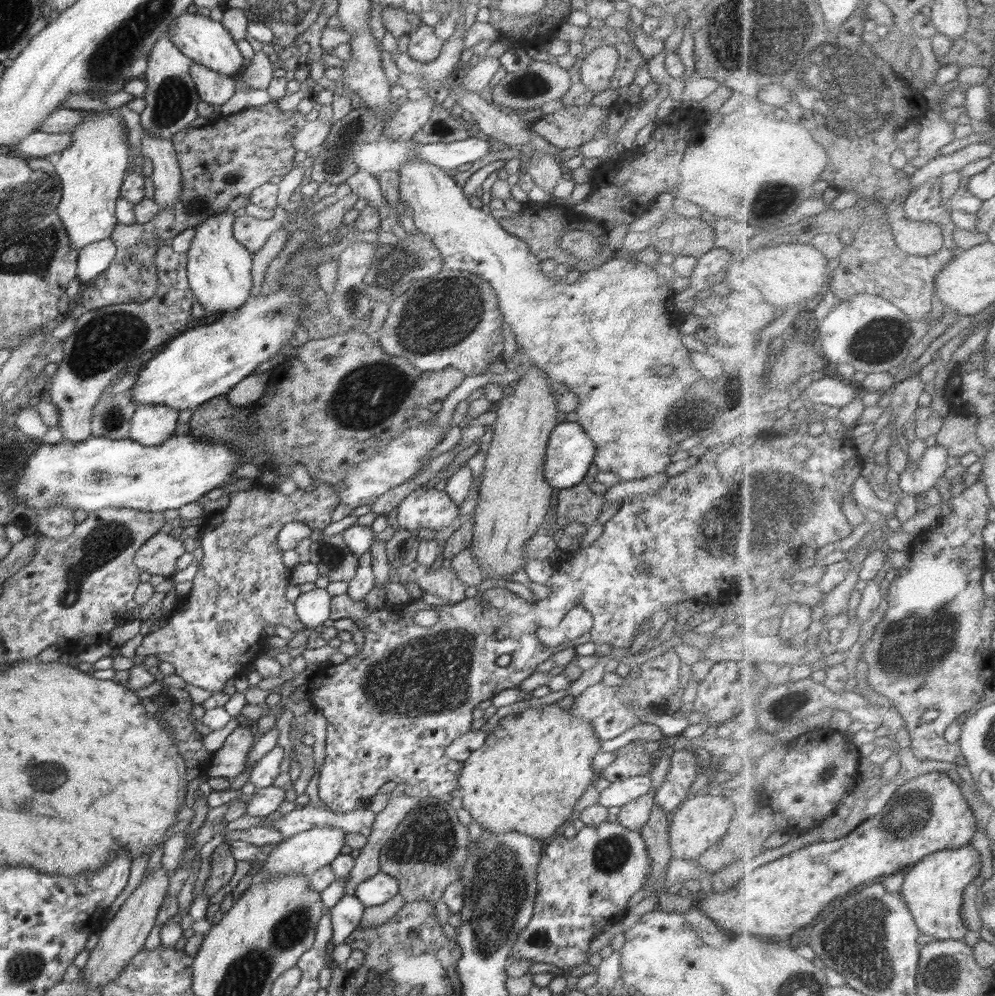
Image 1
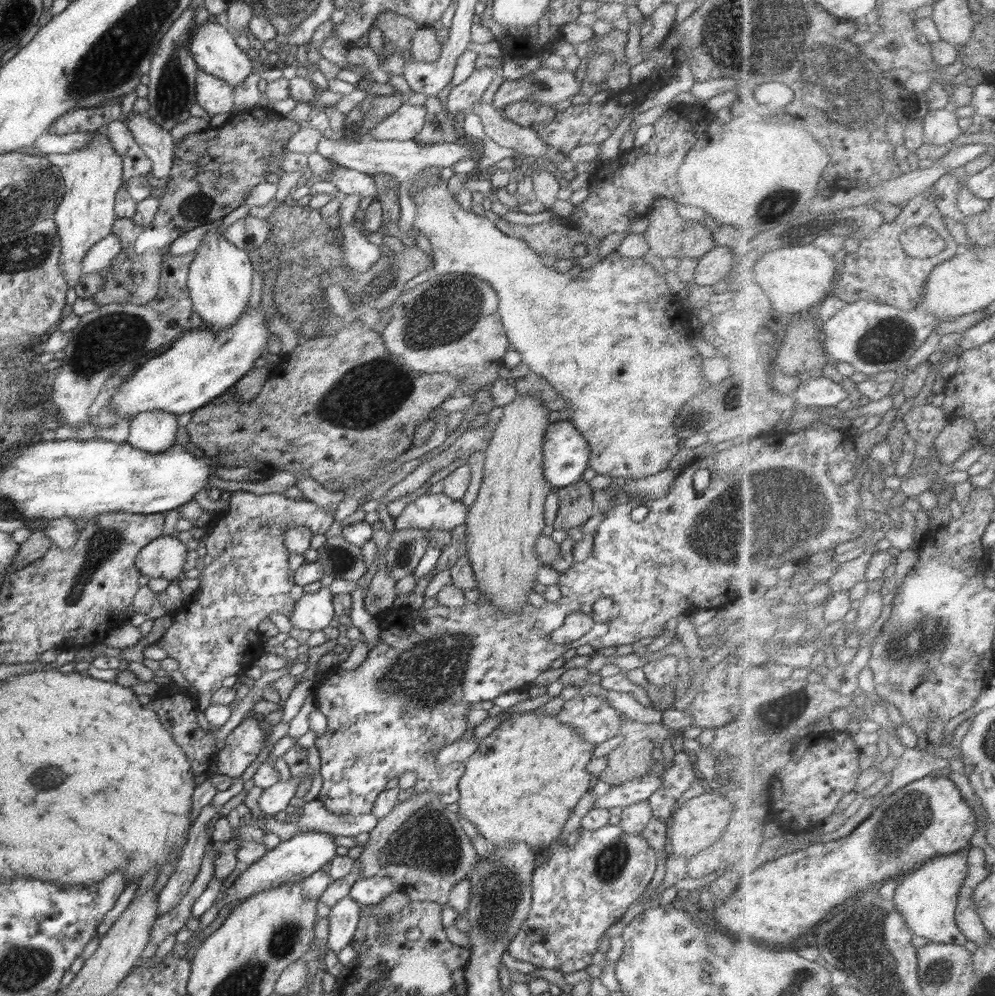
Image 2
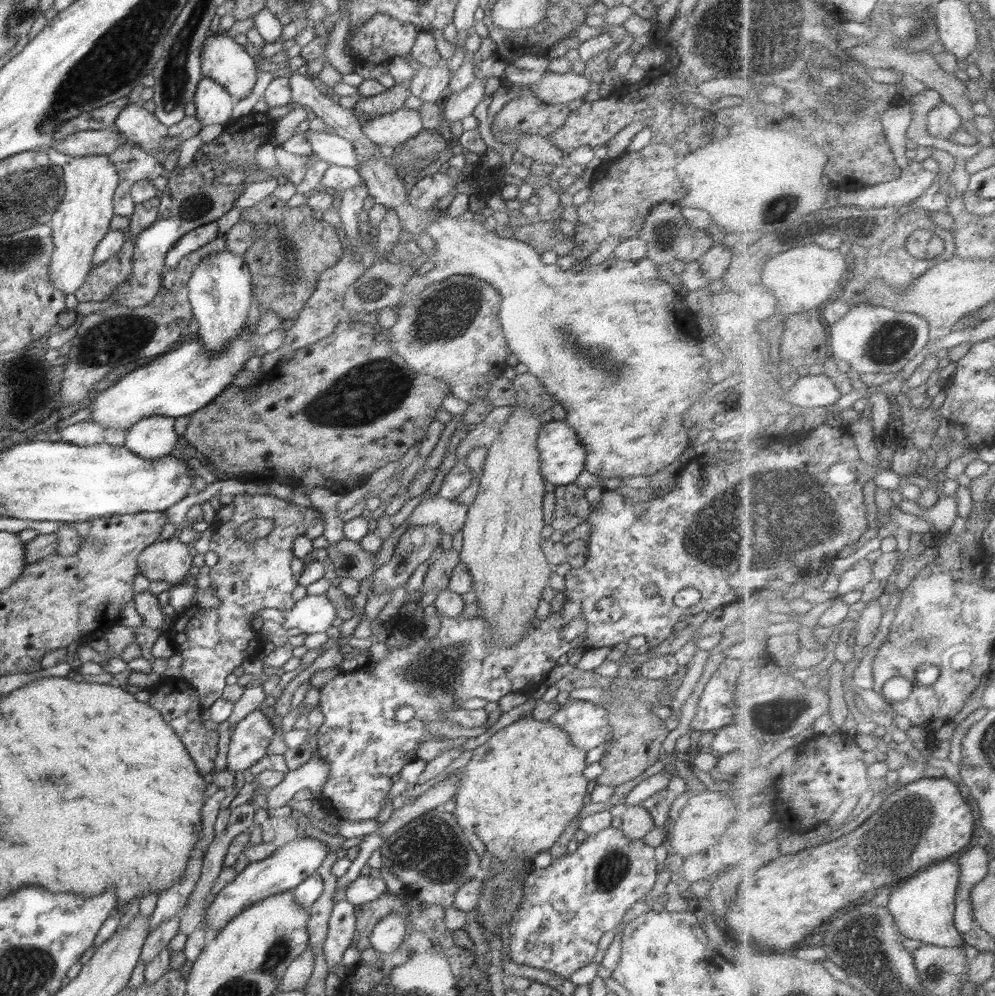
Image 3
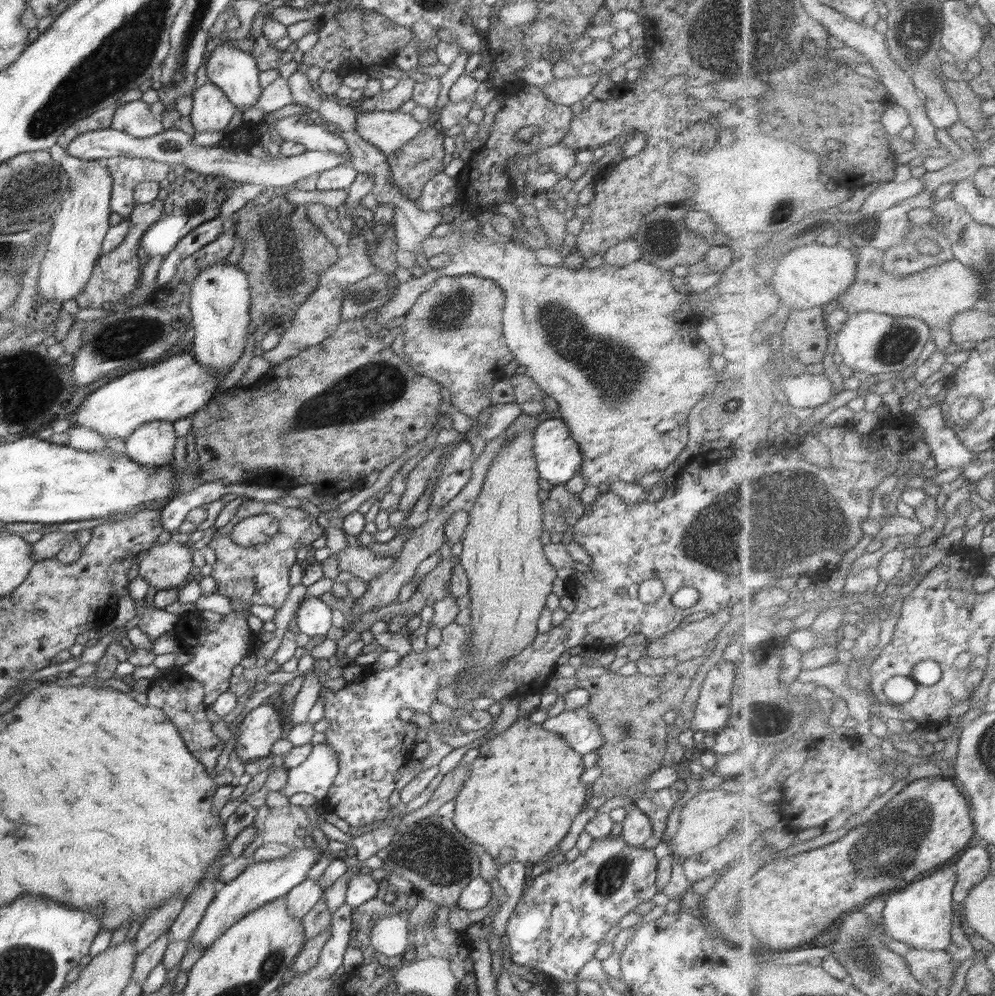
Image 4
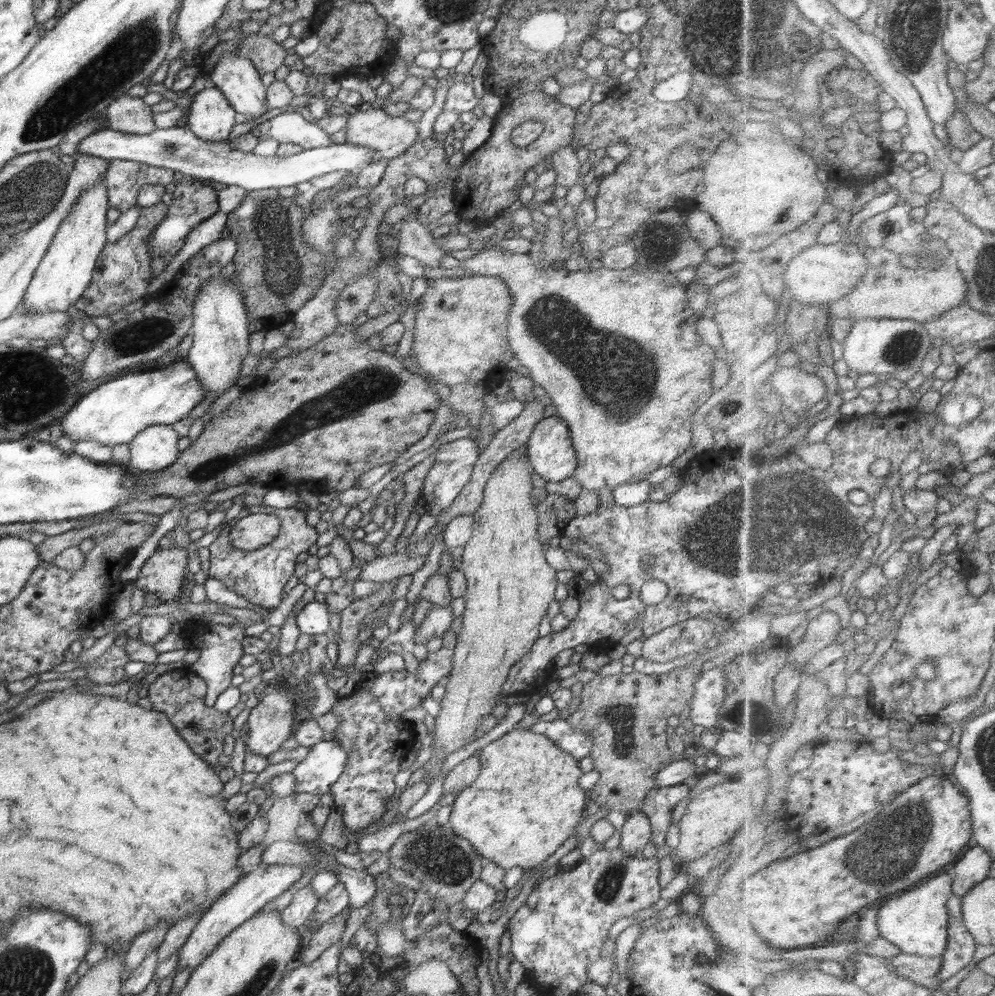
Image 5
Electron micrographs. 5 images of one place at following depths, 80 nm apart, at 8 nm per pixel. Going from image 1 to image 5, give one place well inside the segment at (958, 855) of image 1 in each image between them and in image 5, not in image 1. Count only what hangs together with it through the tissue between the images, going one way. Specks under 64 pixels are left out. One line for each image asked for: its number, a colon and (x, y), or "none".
2: (929, 897)
3: (925, 907)
4: (922, 914)
5: (918, 921)

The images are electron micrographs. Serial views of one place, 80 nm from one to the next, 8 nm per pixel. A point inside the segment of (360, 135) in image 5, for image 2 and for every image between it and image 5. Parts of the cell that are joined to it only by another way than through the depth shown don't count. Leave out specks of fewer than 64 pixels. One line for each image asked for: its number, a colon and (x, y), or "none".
2: (405, 123)
3: (386, 130)
4: (389, 131)

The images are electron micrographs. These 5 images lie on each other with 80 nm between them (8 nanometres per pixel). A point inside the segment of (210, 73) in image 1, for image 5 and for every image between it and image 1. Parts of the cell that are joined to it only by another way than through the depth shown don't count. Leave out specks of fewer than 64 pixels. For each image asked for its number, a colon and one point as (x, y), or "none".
2: (216, 97)
3: (213, 102)
4: (212, 111)
5: (211, 117)

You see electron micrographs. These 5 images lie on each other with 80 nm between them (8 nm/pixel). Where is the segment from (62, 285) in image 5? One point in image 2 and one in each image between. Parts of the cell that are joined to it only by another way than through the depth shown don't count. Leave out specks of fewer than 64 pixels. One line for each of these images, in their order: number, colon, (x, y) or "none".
2: (92, 176)
3: (81, 220)
4: (74, 245)

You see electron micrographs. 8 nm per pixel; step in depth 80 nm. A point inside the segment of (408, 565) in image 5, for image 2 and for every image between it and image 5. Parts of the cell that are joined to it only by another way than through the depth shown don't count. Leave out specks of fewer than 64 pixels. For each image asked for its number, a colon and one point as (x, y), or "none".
2: (342, 559)
3: (349, 560)
4: (361, 563)

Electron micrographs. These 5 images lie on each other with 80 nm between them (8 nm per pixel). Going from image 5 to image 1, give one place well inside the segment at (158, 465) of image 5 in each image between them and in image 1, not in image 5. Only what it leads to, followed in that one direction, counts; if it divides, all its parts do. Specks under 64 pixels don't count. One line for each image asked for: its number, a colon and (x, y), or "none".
1: (151, 424)
2: (152, 431)
3: (151, 438)
4: (151, 445)

